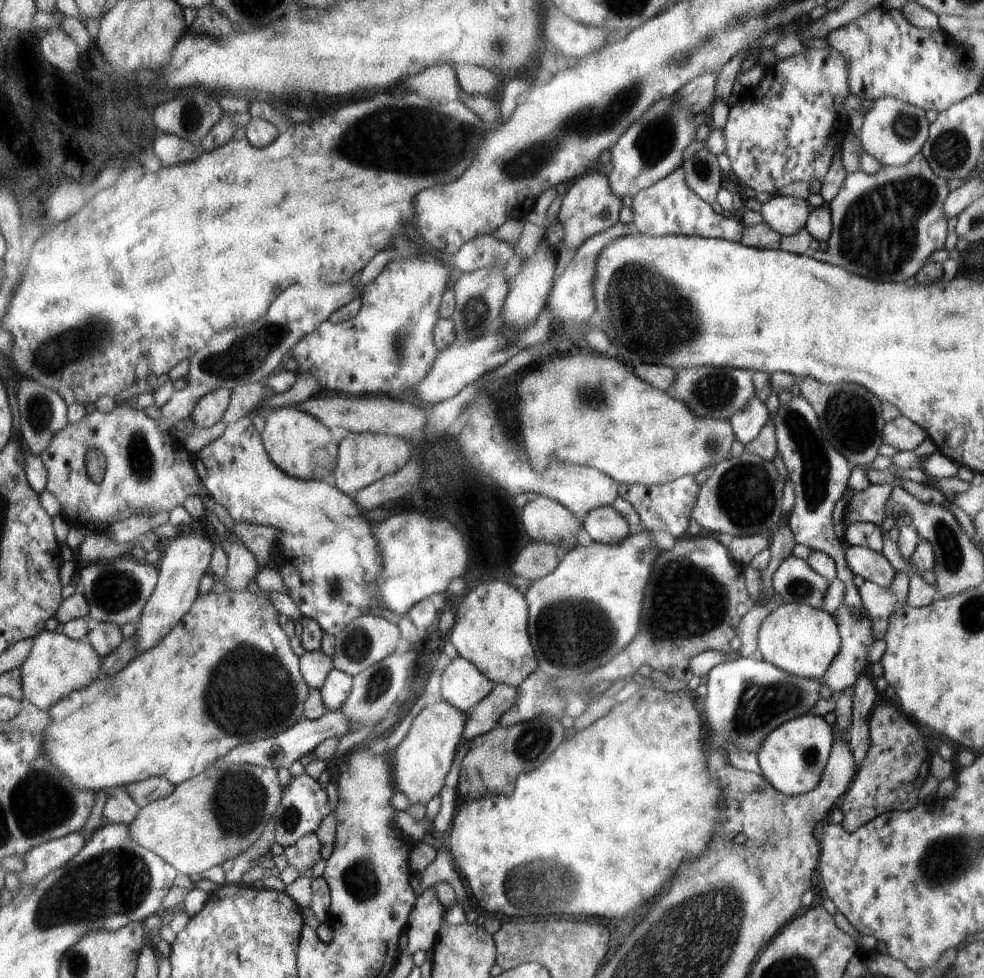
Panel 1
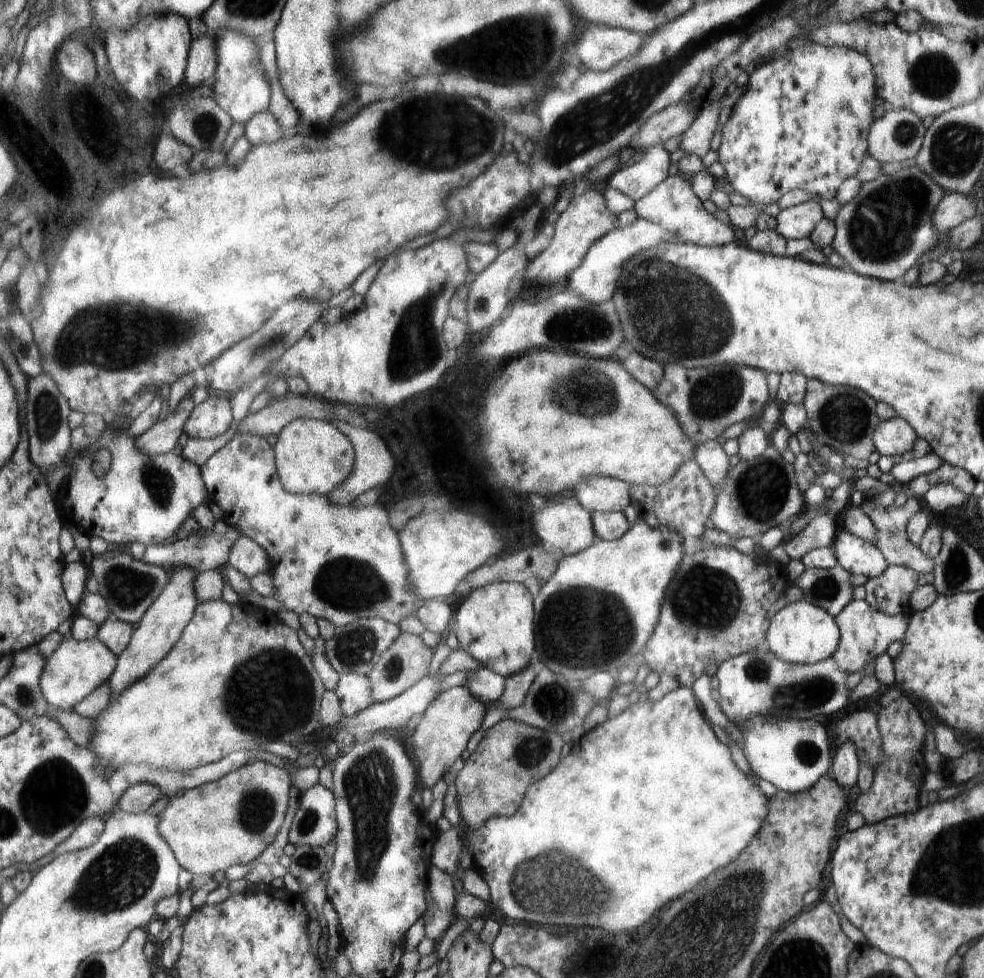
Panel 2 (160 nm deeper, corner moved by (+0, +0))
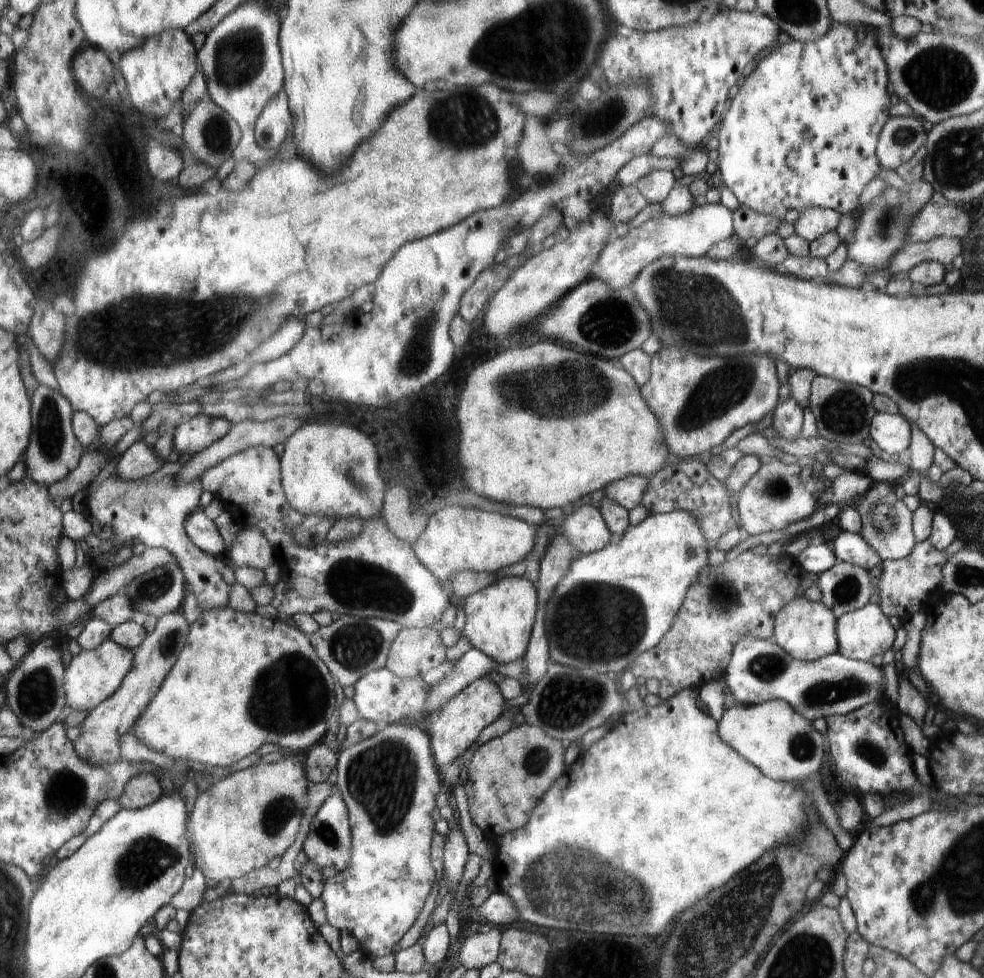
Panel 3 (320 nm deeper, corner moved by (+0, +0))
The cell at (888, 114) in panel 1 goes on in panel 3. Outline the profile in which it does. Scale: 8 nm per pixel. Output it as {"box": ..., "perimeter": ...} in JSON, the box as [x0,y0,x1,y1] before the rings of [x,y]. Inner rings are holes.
{"box":[877,114,926,170],"perimeter":[[[914,114],[910,117],[888,118],[877,144],[877,157],[880,159],[880,165],[885,170],[896,170],[898,166],[904,165],[905,162],[916,157],[917,150],[922,148],[926,141],[926,132]]]}

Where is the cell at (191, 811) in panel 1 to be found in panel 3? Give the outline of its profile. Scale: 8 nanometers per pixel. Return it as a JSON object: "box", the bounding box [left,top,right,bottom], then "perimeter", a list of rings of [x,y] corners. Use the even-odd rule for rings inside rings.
{"box":[189,755,309,880],"perimeter":[[[289,755],[275,762],[259,762],[226,778],[220,778],[204,792],[198,794],[189,822],[189,837],[192,841],[197,869],[202,869],[207,878],[234,880],[256,868],[268,866],[276,856],[282,856],[294,842],[304,810],[308,808],[309,784],[306,777],[306,763],[298,756]]]}

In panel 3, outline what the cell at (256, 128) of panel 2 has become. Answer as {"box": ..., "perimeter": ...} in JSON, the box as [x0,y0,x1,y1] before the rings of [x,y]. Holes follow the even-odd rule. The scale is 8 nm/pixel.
{"box":[256,90,293,151],"perimeter":[[[282,90],[265,106],[256,122],[256,139],[260,148],[278,151],[293,128],[288,97]]]}

